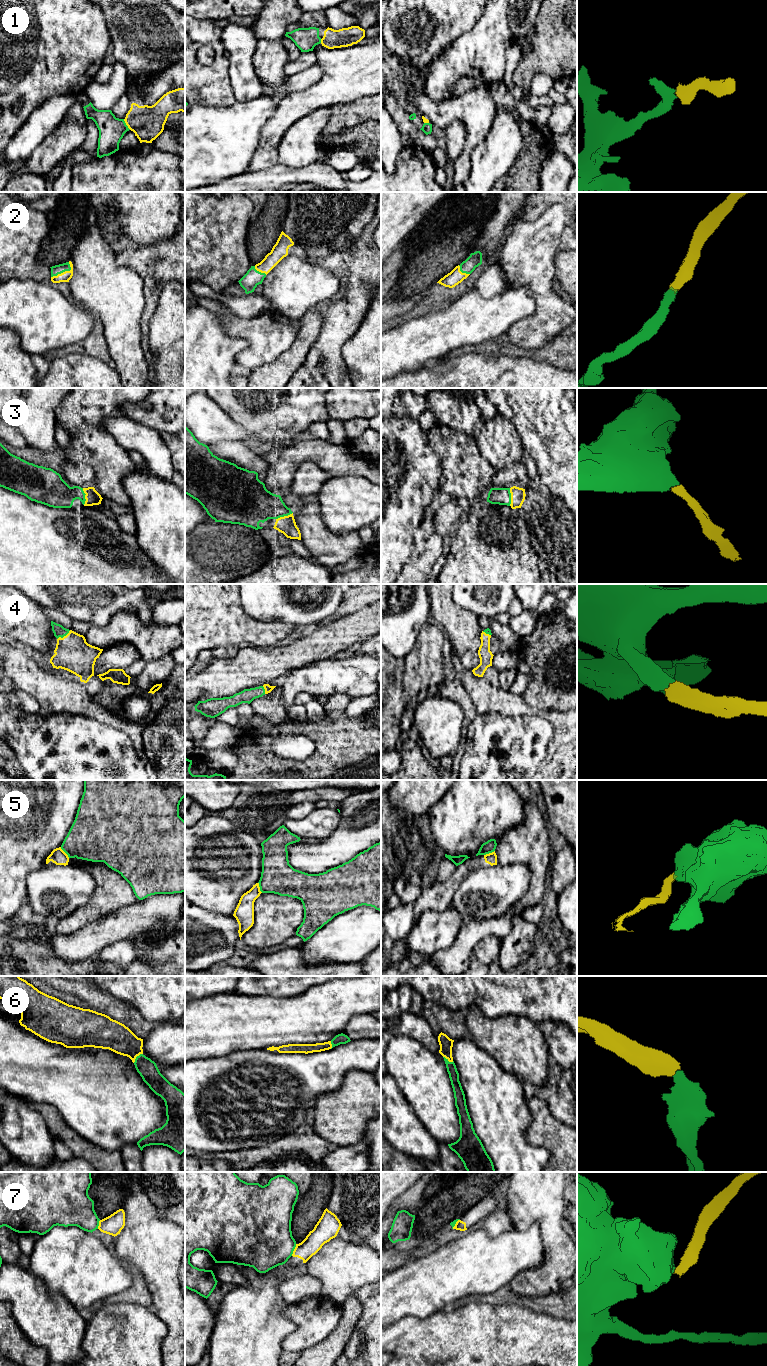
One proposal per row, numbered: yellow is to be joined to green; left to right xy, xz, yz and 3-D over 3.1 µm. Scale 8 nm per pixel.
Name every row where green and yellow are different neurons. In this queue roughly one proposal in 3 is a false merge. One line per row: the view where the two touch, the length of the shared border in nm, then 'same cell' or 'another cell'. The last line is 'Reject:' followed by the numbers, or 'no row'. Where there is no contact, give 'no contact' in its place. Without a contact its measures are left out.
1: xy | 110 nm | same cell
2: xy | 200 nm | same cell
3: yz | 140 nm | same cell
4: xy | 130 nm | same cell
5: xy | 120 nm | another cell
6: xy | 110 nm | same cell
7: xz | 100 nm | another cell
Reject: 5, 7

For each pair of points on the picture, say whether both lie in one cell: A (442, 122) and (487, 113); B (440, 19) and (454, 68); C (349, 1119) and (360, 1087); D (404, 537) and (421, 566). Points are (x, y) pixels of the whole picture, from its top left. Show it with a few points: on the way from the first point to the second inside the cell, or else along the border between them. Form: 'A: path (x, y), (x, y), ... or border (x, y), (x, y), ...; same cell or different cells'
A: path (453, 113), (476, 113); same cell
B: border (468, 31), (460, 34), (449, 45); different cells
C: path (349, 1111), (360, 1098), (360, 1095); same cell
D: border (419, 526), (414, 533), (411, 553), (402, 570); different cells

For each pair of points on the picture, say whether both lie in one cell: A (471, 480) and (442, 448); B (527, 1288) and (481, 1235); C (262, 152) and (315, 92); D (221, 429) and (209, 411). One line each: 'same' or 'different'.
A: same
B: different
C: same
D: same

